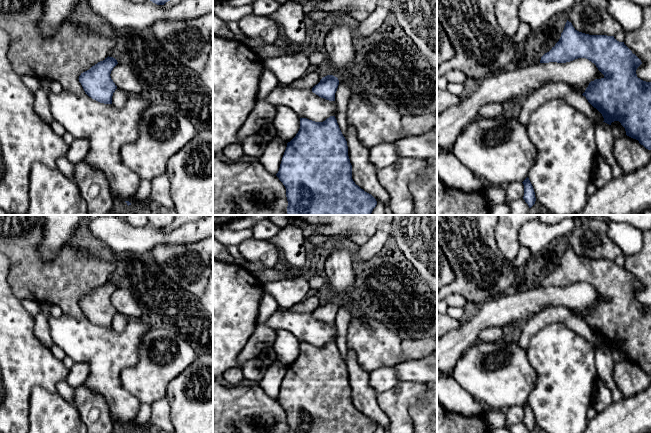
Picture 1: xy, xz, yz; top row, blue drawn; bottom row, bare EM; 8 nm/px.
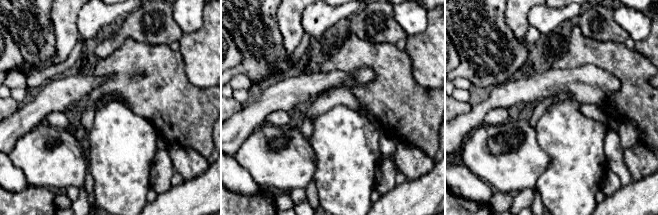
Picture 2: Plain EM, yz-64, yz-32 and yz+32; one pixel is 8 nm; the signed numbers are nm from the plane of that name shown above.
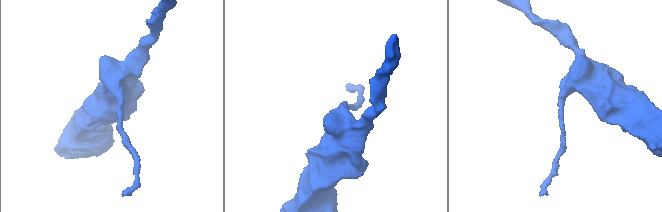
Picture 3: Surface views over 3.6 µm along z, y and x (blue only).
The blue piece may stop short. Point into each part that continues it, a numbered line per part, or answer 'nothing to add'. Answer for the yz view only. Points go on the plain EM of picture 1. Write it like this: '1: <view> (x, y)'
nothing to add

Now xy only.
nothing to add

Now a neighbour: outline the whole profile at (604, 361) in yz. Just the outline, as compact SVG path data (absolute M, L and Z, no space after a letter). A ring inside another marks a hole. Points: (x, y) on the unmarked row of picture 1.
M601 346L596 349L596 369L598 378L602 379L611 389L614 402L623 399L623 395L616 385L613 377L614 360L609 348Z

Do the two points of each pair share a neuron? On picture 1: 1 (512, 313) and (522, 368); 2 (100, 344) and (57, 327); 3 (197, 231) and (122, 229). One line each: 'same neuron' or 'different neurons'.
1: different neurons
2: same neuron
3: same neuron

